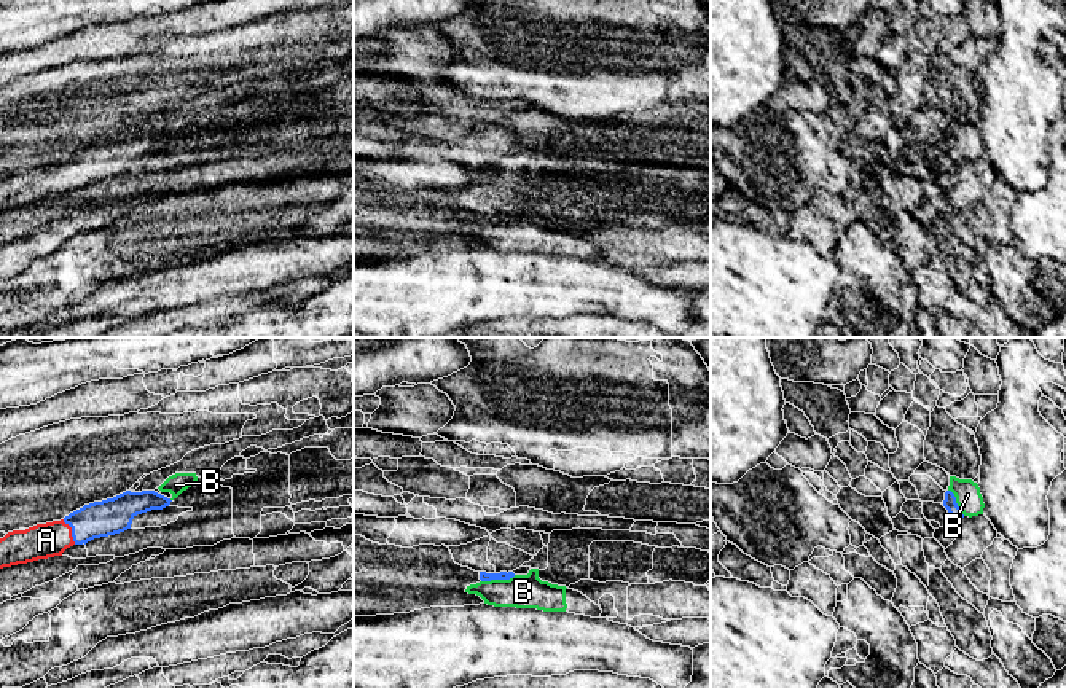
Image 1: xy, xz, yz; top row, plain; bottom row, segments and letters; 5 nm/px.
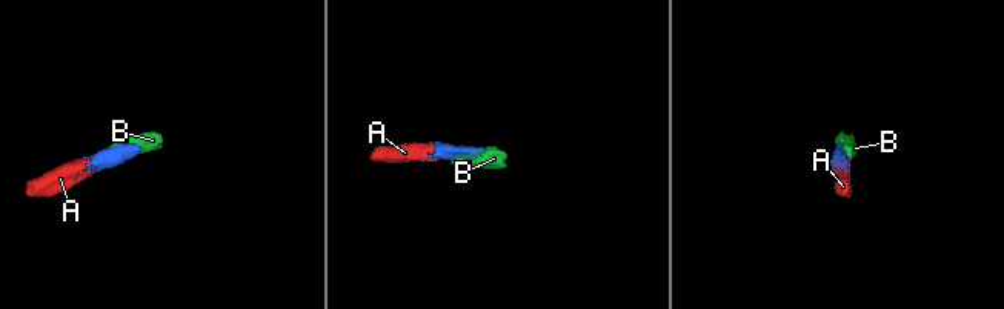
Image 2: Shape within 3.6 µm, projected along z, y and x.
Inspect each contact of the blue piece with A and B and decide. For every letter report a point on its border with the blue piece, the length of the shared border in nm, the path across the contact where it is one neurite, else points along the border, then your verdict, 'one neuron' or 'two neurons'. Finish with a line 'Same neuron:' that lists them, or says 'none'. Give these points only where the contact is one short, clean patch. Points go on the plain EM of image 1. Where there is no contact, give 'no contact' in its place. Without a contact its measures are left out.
A: contact xy (72, 175); length 140 nm; way xy (110, 160), (86, 166), (72, 175), (47, 183); one neuron
B: contact xz (497, 222); length 180 nm; way xz (485, 220), (497, 222), (509, 233), (523, 234); one neuron
Same neuron: A, B

